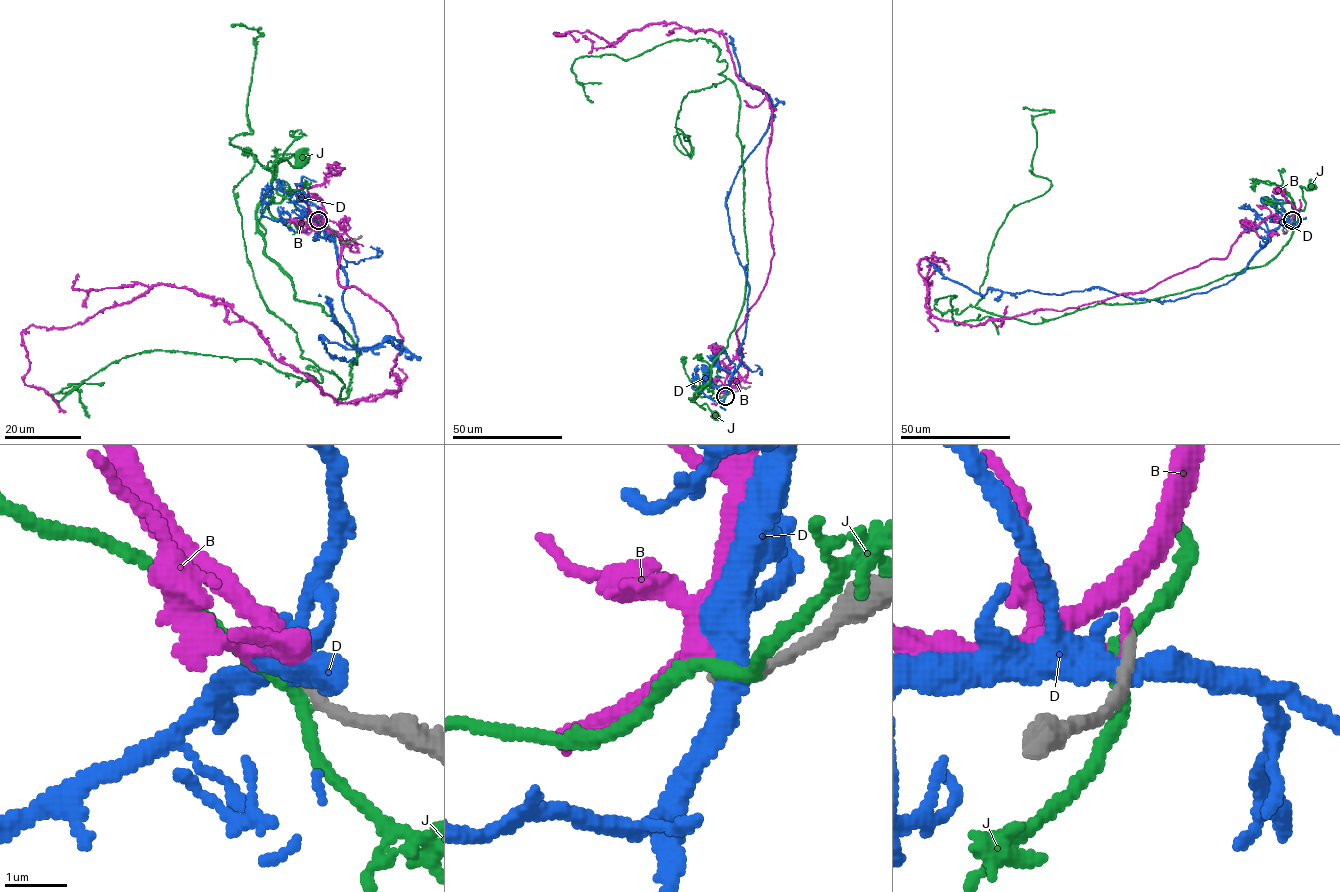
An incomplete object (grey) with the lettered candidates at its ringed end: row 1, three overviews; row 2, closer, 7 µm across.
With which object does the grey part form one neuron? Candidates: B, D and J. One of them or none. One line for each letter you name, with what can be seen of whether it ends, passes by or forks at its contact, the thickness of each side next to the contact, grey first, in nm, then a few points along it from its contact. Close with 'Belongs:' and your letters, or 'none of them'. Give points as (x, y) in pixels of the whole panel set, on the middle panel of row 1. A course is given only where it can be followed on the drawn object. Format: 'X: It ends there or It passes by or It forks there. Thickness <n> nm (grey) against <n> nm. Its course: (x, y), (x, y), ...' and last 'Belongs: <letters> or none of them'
Belongs: none of them

